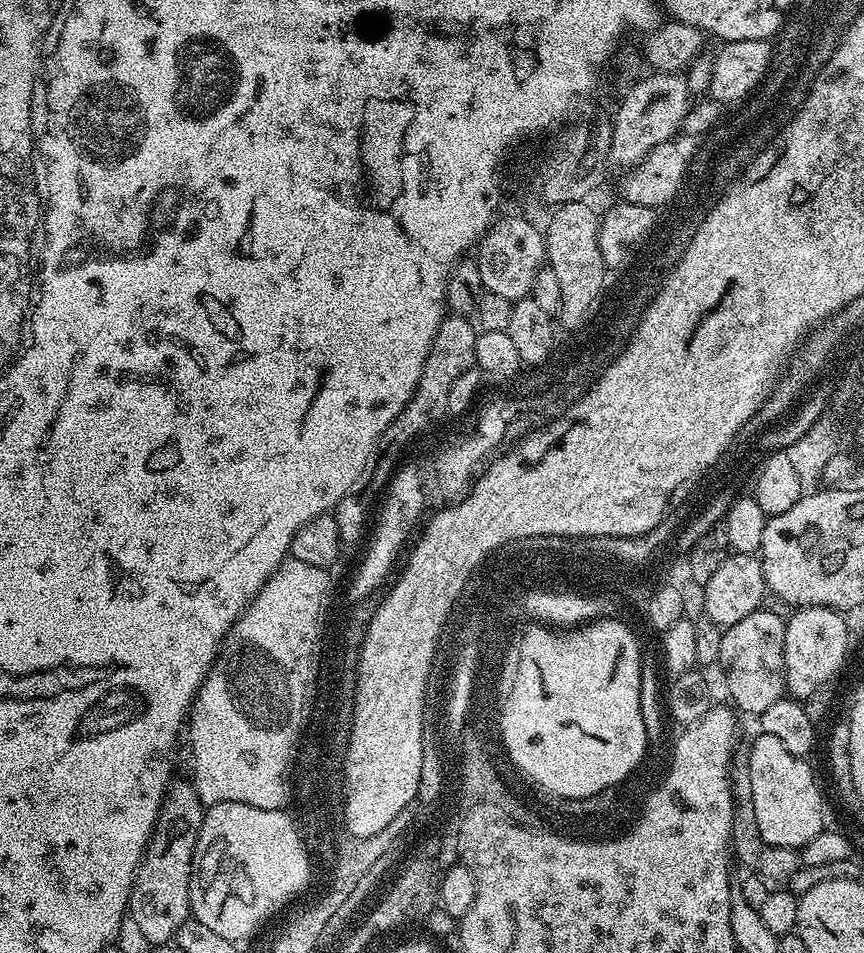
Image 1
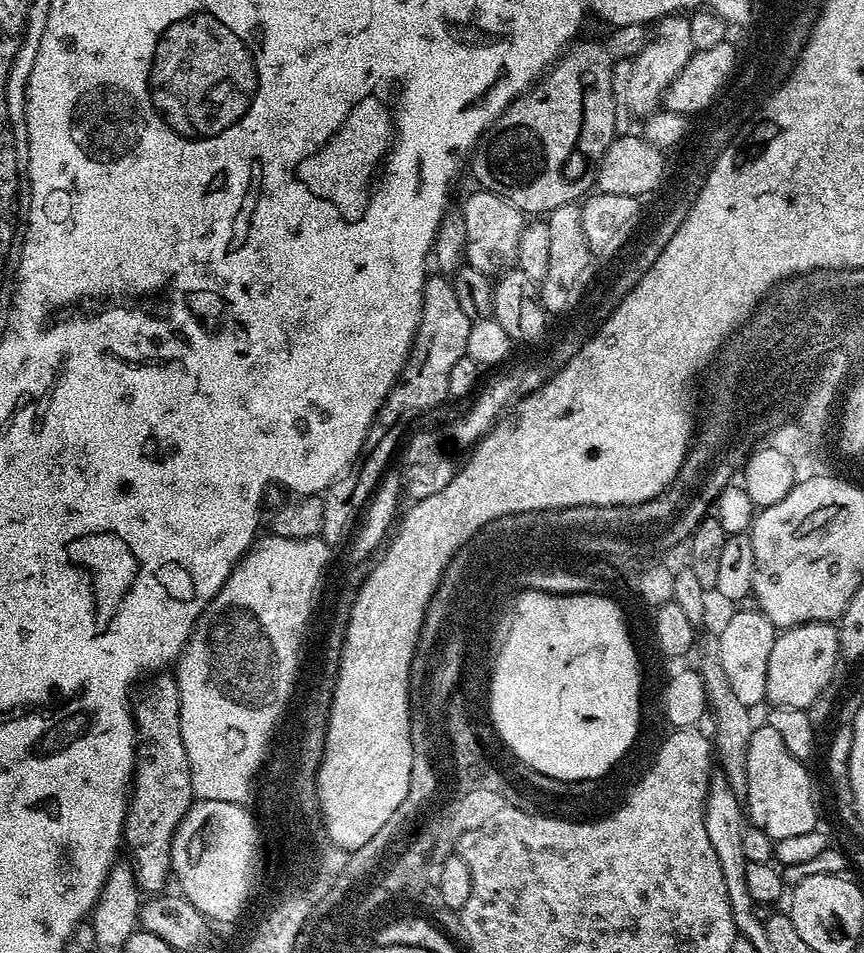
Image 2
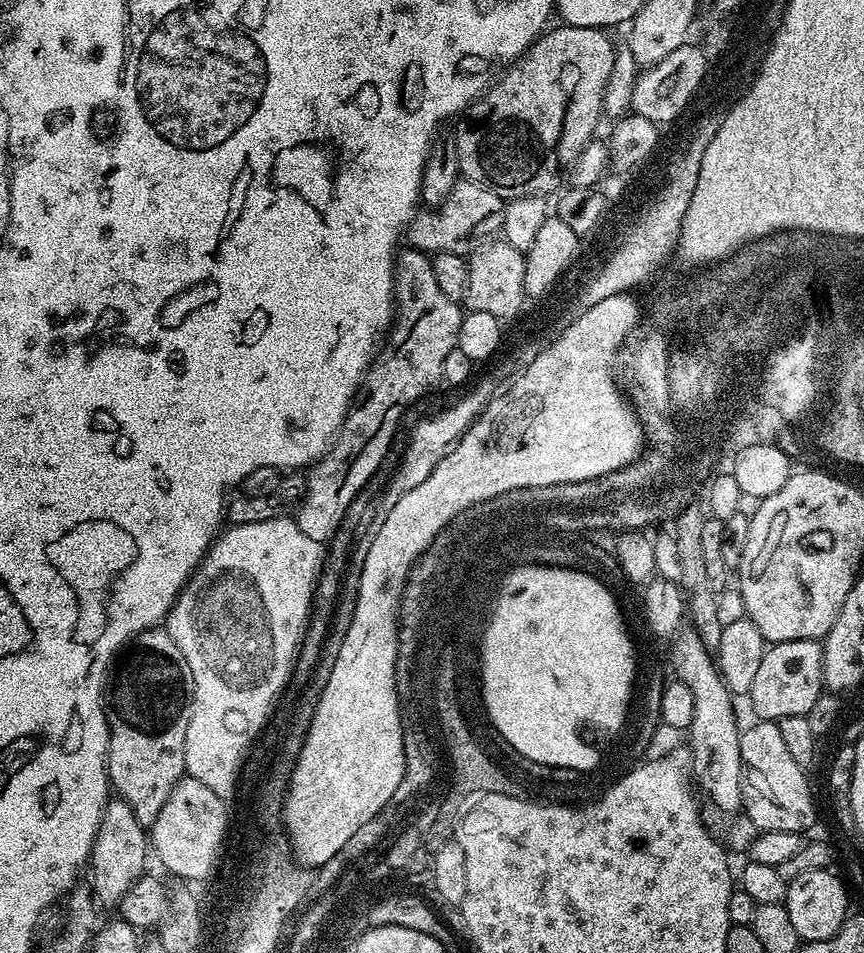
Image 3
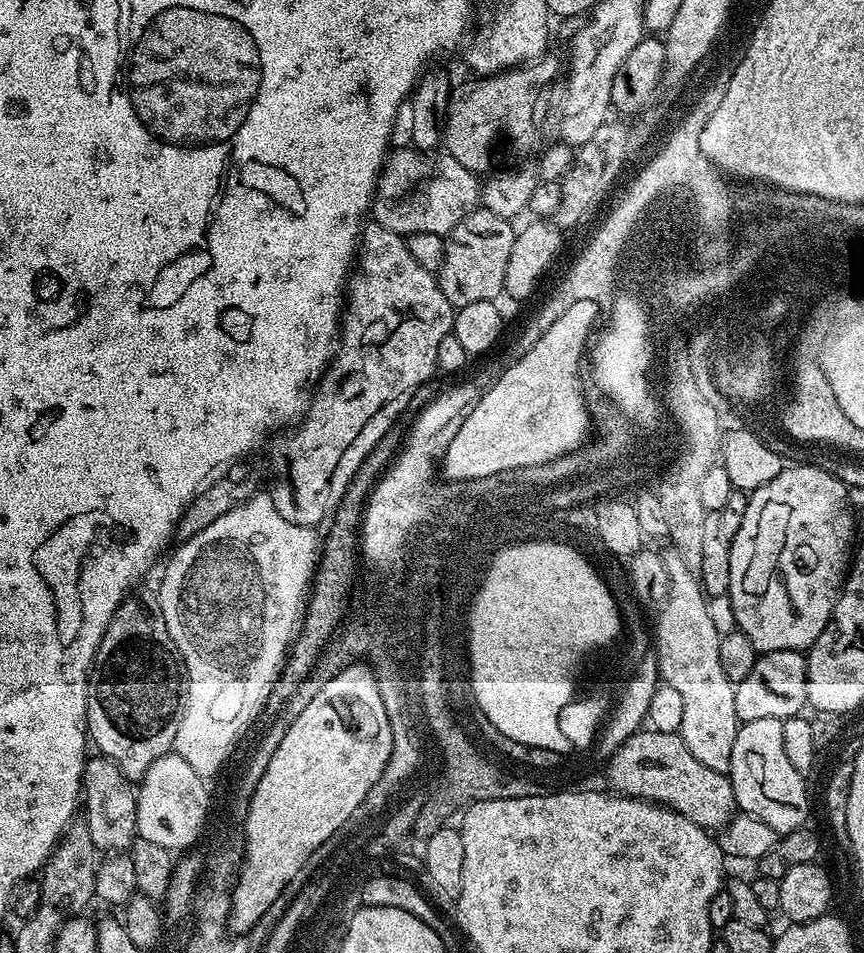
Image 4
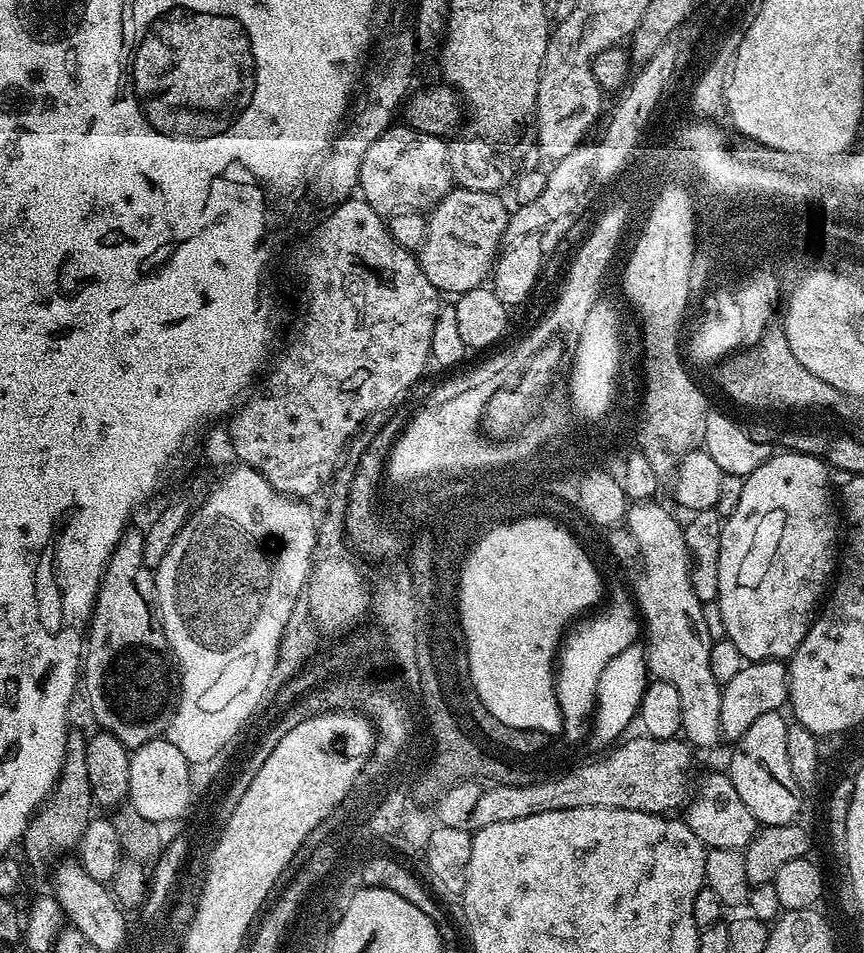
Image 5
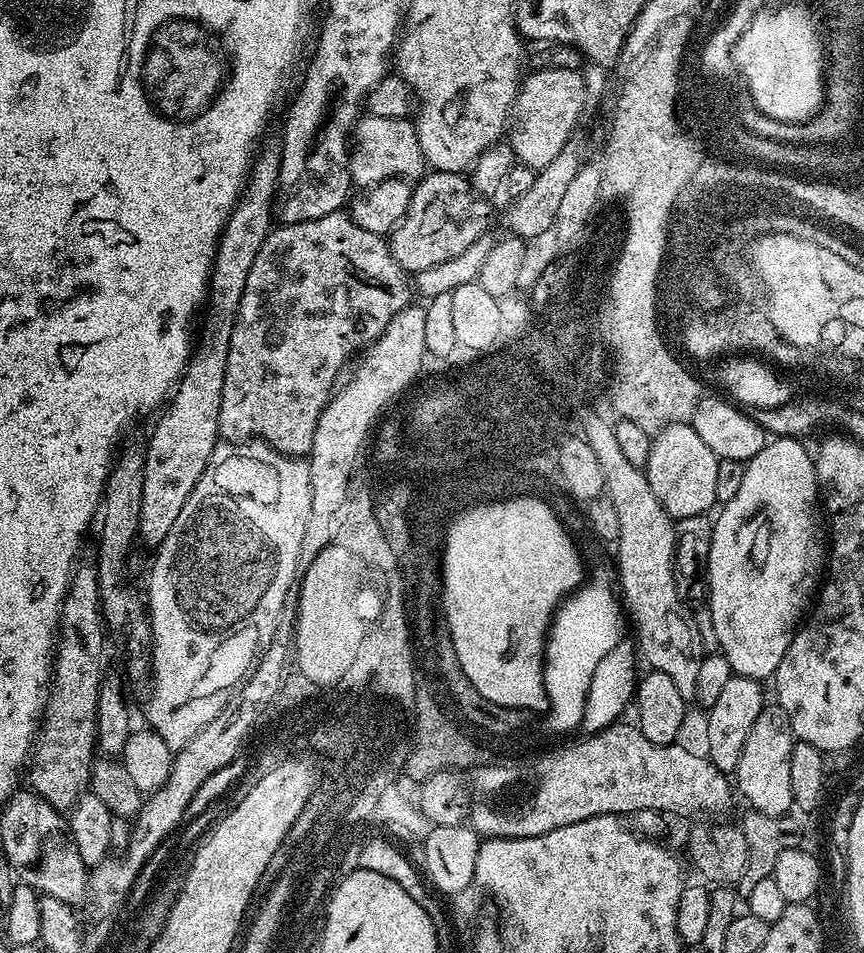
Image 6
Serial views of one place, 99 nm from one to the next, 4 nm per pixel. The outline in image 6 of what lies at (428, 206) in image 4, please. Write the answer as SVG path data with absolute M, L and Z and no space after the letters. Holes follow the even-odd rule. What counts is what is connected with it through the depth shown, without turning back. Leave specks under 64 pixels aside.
M361 115L350 140L348 169L353 185L360 190L370 189L387 180L403 178L409 182L419 181L420 177L425 175L426 165L415 123L408 118L399 120Z

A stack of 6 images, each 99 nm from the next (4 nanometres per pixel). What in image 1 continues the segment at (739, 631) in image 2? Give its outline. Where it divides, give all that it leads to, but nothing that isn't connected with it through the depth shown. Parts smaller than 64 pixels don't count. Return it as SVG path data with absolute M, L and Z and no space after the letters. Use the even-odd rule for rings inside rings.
M757 610L746 614L742 622L734 622L723 629L719 667L724 667L724 680L728 683L731 703L741 713L759 714L770 702L785 695L784 687L784 633L783 615Z

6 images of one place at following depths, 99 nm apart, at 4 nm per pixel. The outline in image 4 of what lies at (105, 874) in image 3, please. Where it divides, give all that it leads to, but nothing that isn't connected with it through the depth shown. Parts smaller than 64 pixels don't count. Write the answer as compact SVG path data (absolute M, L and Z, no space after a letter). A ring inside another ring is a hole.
M96 754L89 757L84 766L82 798L86 817L84 822L90 830L97 851L127 851L137 837L137 791L133 781L122 774L117 764Z

